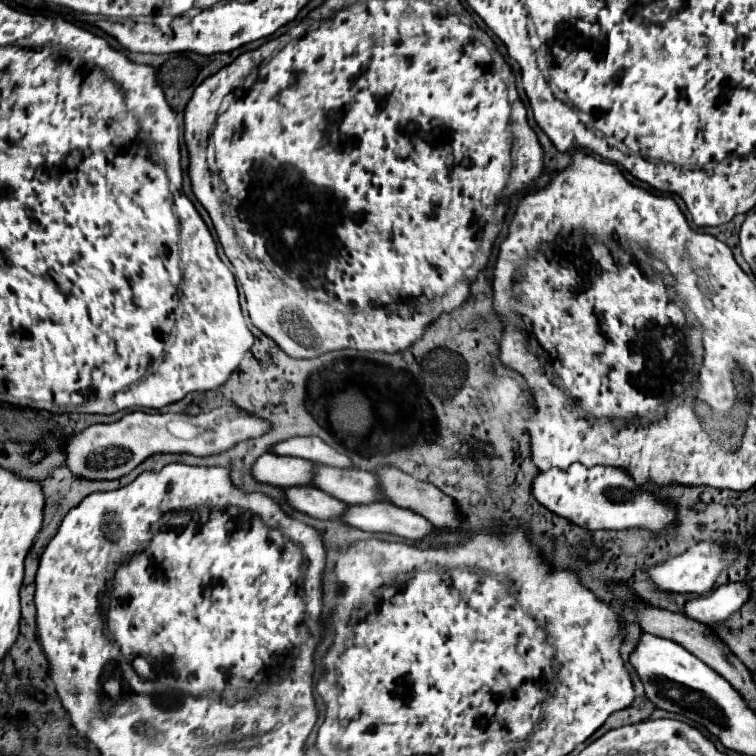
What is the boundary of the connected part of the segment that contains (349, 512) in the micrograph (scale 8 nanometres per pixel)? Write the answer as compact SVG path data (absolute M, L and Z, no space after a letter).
M388 502L348 506L342 514L342 520L366 532L386 532L410 540L422 540L432 532L432 524L428 520Z

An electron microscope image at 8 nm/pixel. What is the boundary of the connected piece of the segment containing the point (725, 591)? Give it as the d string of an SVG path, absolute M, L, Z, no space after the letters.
M730 582L730 584L716 588L708 596L690 600L684 608L684 614L702 624L712 624L736 612L736 608L740 608L748 600L748 596L750 592L744 582Z

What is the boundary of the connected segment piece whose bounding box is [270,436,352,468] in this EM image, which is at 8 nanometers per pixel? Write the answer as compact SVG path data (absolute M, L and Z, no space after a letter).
M294 436L282 442L276 442L270 452L280 454L280 456L296 456L296 458L304 458L316 464L328 464L328 466L338 466L338 468L350 468L352 462L348 460L348 456L336 452L334 448L330 448L328 444L324 444L324 440L316 438L316 436Z

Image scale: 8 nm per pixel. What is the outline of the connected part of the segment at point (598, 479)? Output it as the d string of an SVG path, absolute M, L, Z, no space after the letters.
M570 464L566 470L562 468L550 468L548 472L540 472L532 480L532 496L550 512L574 522L580 528L586 530L628 530L628 528L646 528L650 532L664 532L666 528L674 526L674 504L656 500L652 494L642 492L636 484L632 484L632 478L620 470L610 466L594 466L586 468L582 464Z

